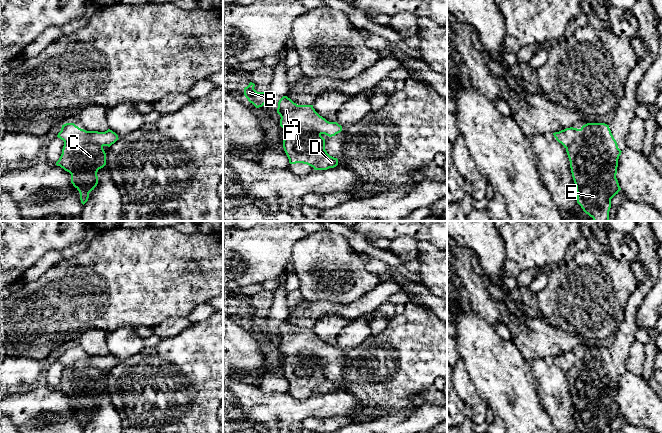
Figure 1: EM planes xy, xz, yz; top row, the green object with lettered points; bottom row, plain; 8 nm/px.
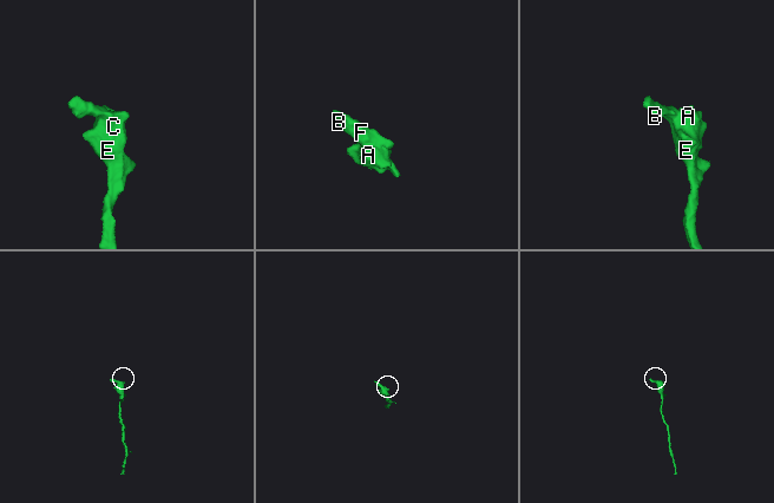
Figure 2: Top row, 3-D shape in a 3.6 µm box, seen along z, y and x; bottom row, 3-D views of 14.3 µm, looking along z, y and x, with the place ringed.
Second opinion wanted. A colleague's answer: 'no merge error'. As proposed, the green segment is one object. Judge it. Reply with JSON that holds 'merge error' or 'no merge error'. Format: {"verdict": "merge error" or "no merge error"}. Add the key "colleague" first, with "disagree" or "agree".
{"colleague": "disagree", "verdict": "merge error"}

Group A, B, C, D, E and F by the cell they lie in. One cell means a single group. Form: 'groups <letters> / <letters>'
groups A C D E / B F

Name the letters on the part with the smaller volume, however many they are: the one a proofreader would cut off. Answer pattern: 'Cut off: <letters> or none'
Cut off: B, F

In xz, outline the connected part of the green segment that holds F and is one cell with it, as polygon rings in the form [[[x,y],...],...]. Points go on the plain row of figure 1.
[[[287,320],[279,324],[277,337],[281,341],[280,350],[286,356],[308,351],[332,361],[342,355],[341,349],[337,346],[329,346],[320,340],[313,329],[297,329]]]

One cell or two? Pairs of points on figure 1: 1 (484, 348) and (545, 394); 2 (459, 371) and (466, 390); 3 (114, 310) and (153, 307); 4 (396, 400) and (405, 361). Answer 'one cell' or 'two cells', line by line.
1: two cells
2: one cell
3: one cell
4: one cell

